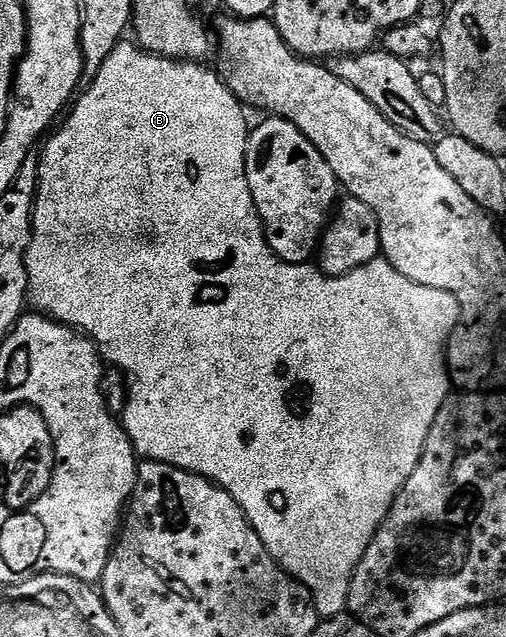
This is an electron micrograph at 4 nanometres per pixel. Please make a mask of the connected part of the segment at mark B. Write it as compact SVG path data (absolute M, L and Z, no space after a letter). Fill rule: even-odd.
M121 43L114 47L114 51L108 56L106 63L102 63L96 78L87 82L86 88L75 98L70 112L63 118L63 121L65 120L64 126L62 126L62 121L59 128L43 142L43 145L45 144L44 150L42 150L42 145L38 153L40 166L38 167L36 206L32 212L32 238L30 239L30 247L24 256L26 271L28 272L30 305L35 312L51 317L53 321L59 321L62 325L69 325L72 329L79 331L85 337L94 341L96 350L100 353L101 358L111 368L119 369L124 374L126 378L126 400L122 414L122 424L125 433L128 434L128 438L132 441L132 448L136 450L137 458L166 463L187 473L196 473L199 477L205 477L207 481L213 481L218 488L224 489L229 493L234 499L234 503L238 503L238 507L242 507L246 519L262 539L266 551L270 551L270 555L283 567L289 577L299 581L311 593L312 599L316 603L316 611L321 618L331 619L341 616L348 609L348 588L352 582L354 571L358 567L358 563L363 559L364 552L370 547L370 543L380 529L380 525L386 519L394 499L400 494L400 488L404 486L406 479L410 479L414 467L418 467L424 444L430 435L430 427L434 427L434 419L438 415L438 411L449 400L450 378L448 376L446 350L448 348L448 338L451 337L457 323L460 321L460 304L458 299L454 299L454 295L450 295L450 291L438 291L434 287L422 287L418 283L398 275L398 271L394 271L392 264L383 259L366 263L362 267L350 271L345 277L328 277L326 274L321 273L319 268L312 263L291 265L283 261L268 246L268 240L264 237L264 225L260 221L260 216L254 203L254 195L250 195L250 183L246 179L246 147L248 146L250 124L248 125L247 119L244 118L244 113L246 113L245 106L241 105L236 96L229 91L219 72L213 71L211 73L210 70L203 69L204 67L200 63L177 61L171 57L157 57L156 54L148 53L135 43L129 43L129 45Z

